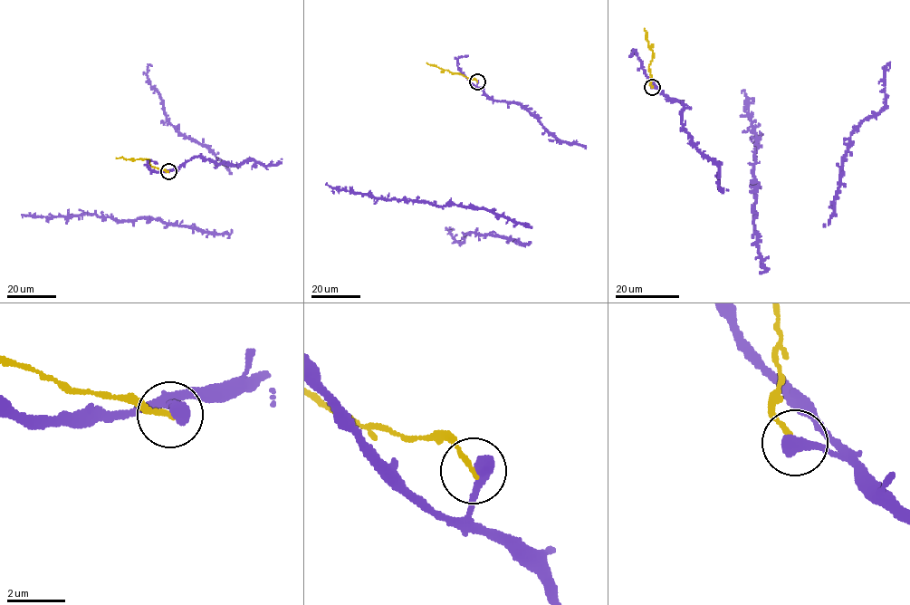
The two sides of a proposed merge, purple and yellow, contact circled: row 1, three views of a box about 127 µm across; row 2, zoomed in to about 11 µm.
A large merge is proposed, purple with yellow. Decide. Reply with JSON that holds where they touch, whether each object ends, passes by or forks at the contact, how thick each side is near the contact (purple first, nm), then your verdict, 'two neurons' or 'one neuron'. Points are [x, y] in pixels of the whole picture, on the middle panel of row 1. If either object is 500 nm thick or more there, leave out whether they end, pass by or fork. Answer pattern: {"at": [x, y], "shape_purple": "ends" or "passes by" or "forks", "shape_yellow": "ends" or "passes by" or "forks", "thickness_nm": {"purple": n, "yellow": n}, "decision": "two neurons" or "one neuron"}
{"at": [477, 81], "thickness_nm": {"purple": 500, "yellow": 160}, "decision": "two neurons"}

